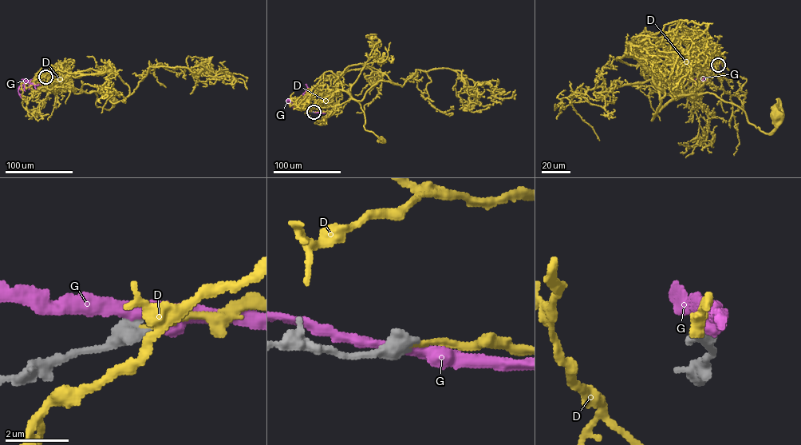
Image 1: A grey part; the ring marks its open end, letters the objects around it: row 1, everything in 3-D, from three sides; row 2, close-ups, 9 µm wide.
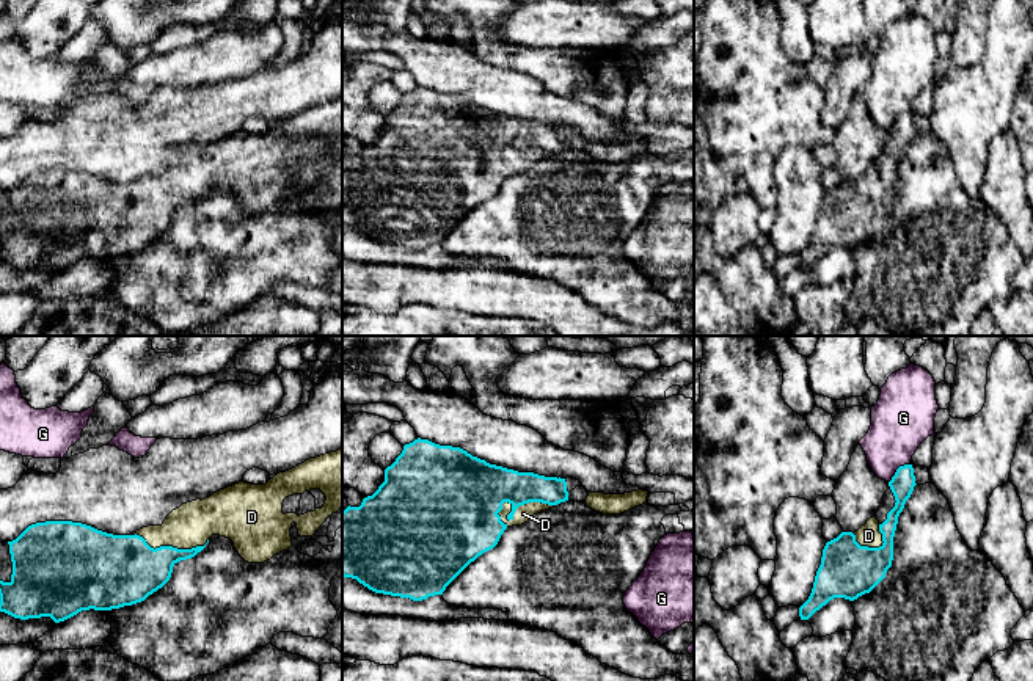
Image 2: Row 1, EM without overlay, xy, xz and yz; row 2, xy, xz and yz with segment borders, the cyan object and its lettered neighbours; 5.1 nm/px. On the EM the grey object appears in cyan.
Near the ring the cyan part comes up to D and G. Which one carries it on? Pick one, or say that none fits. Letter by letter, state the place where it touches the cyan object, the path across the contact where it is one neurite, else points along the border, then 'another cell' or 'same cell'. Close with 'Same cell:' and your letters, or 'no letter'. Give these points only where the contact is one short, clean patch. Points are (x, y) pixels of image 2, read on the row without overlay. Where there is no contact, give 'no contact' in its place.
D: meets cyan in xz at (521, 152); same cell
G: meets cyan in yz at (897, 118); another cell
Same cell: D

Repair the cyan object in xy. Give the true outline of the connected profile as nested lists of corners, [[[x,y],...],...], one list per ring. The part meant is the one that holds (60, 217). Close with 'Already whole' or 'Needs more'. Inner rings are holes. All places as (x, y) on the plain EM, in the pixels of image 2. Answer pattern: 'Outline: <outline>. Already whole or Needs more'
Outline: [[[342,97],[330,100],[276,122],[265,133],[239,130],[206,147],[182,152],[173,158],[162,174],[148,174],[130,184],[113,184],[72,169],[46,169],[28,174],[16,188],[8,190],[13,210],[9,231],[0,229],[0,260],[28,268],[50,265],[64,270],[82,259],[111,259],[144,249],[171,226],[173,215],[201,201],[212,184],[226,185],[239,204],[248,212],[264,212],[292,195],[290,176],[295,171],[300,185],[312,185],[328,165],[342,155]],[[320,138],[327,149],[322,157],[305,163],[283,162],[283,151],[294,143]]]. Needs more

